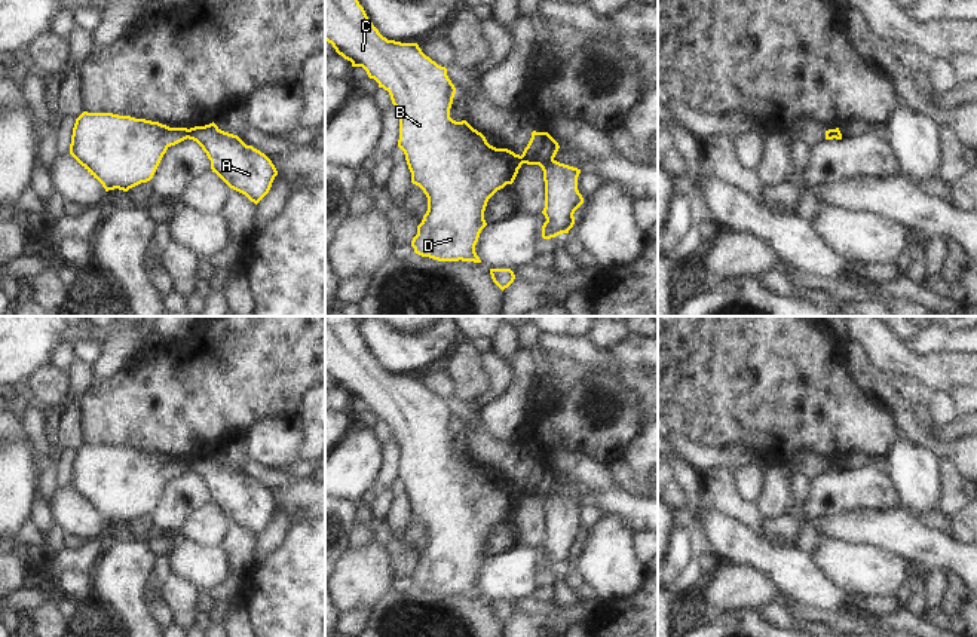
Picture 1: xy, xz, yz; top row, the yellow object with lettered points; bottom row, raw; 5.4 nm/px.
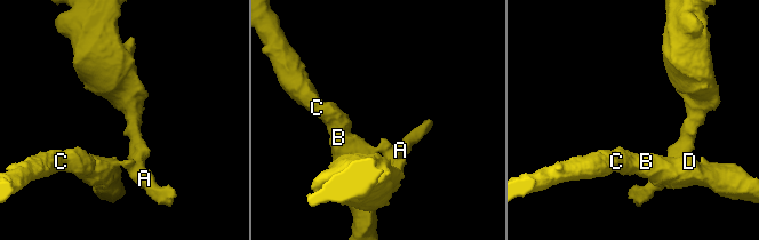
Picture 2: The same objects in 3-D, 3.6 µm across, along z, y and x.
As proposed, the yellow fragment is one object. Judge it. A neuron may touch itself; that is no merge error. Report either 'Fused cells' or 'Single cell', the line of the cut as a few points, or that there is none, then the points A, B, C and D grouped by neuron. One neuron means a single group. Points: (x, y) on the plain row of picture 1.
Fused cells. Split along xy (187, 462), (189, 469). Groups: A / B C D.

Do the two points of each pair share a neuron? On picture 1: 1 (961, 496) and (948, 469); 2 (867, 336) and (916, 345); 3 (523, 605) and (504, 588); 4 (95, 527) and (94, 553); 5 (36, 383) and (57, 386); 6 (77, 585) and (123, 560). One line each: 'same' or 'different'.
1: same
2: different
3: different
4: different
5: same
6: different

